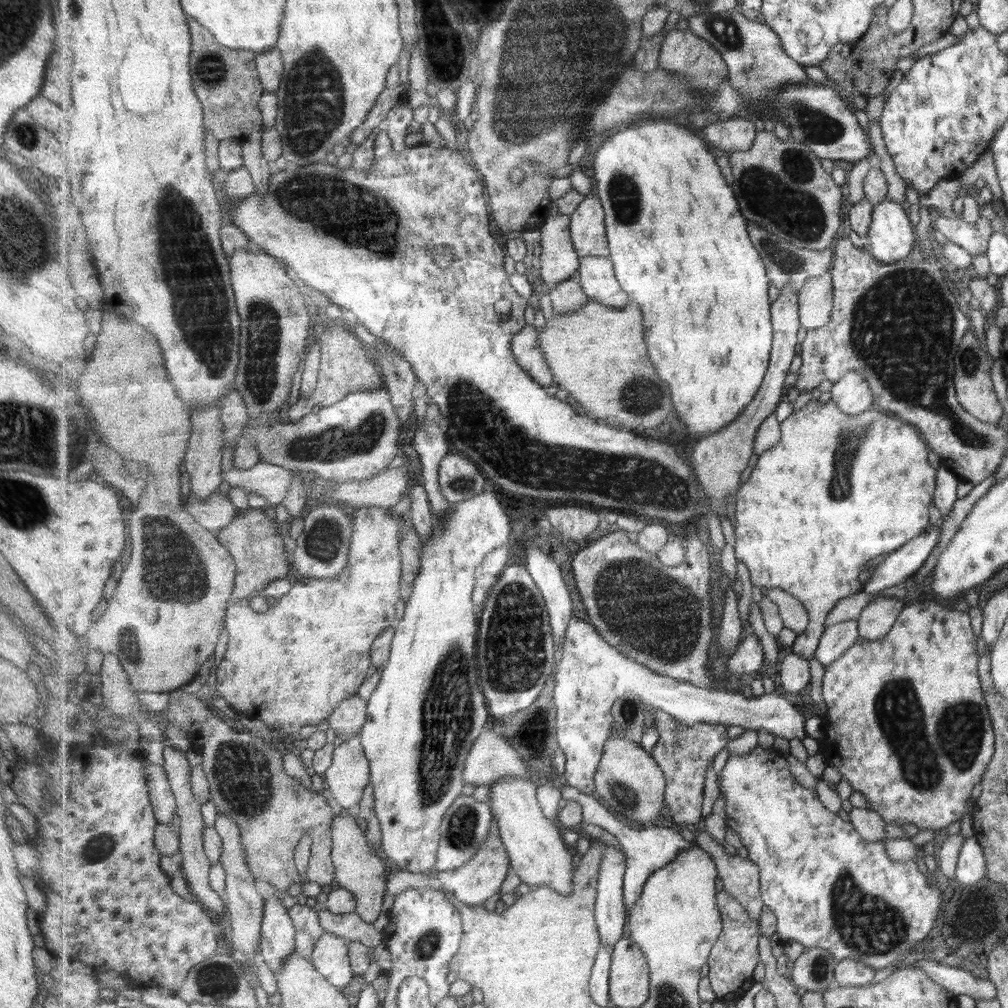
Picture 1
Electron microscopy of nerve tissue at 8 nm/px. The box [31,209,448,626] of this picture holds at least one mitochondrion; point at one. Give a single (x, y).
(183, 577)

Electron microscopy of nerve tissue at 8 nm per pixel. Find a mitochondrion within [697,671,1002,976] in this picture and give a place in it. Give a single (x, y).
(925, 753)

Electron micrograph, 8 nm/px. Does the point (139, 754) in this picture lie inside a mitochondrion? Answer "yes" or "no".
no

